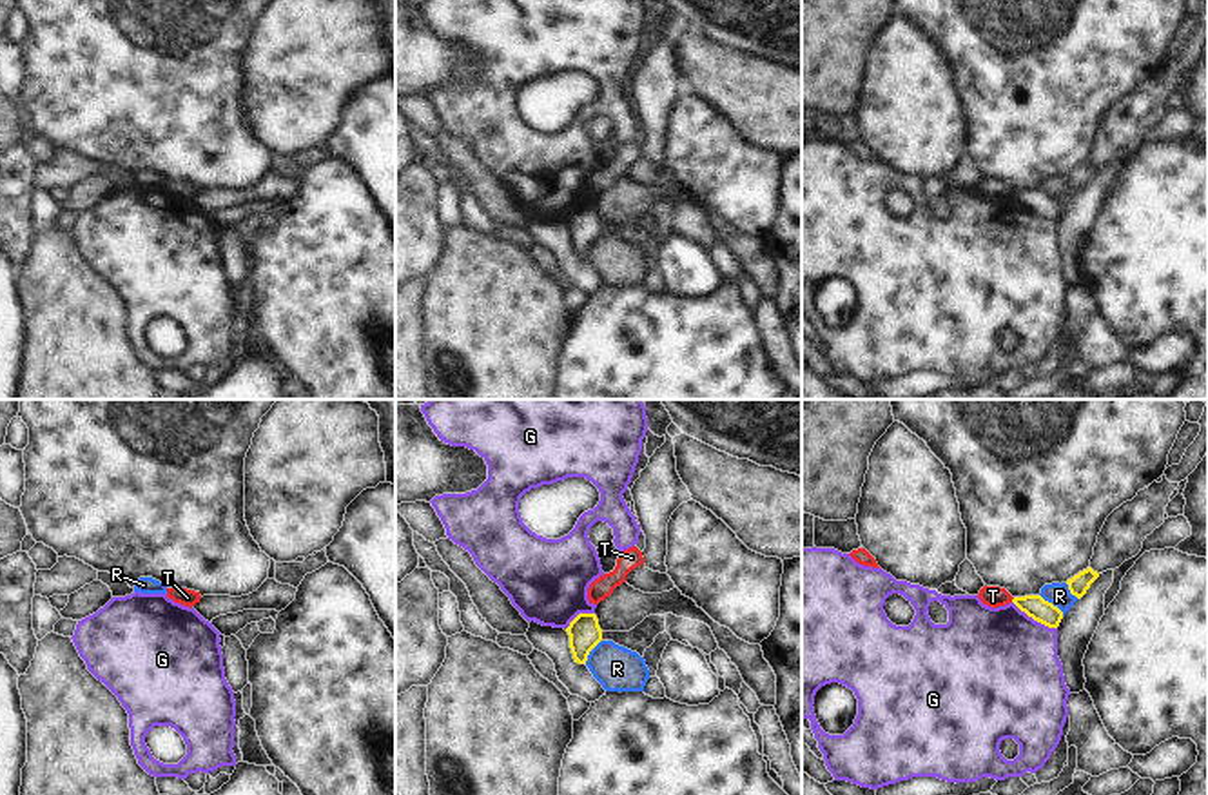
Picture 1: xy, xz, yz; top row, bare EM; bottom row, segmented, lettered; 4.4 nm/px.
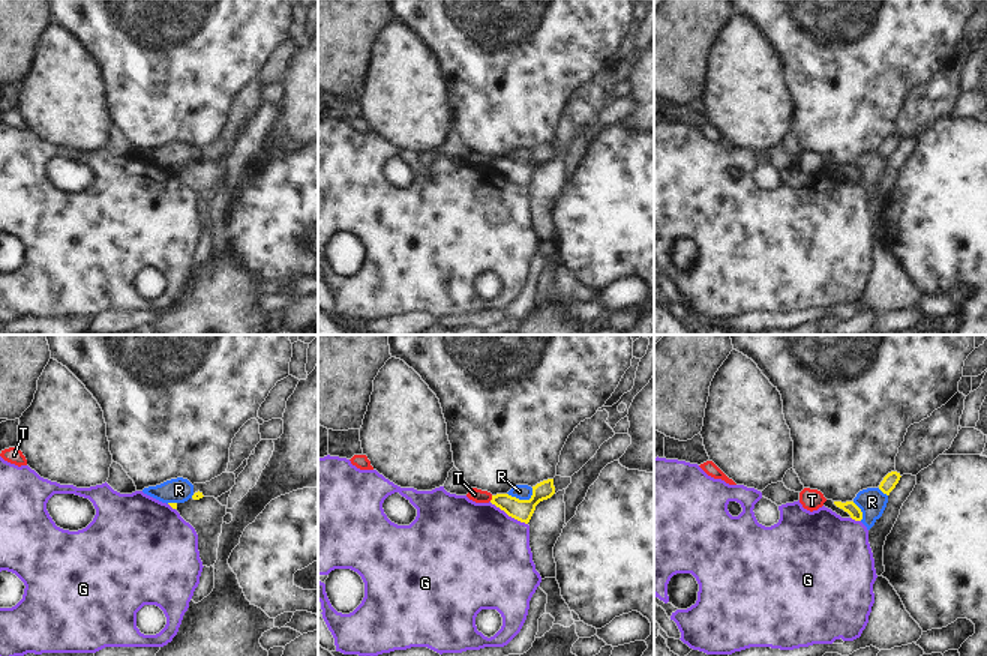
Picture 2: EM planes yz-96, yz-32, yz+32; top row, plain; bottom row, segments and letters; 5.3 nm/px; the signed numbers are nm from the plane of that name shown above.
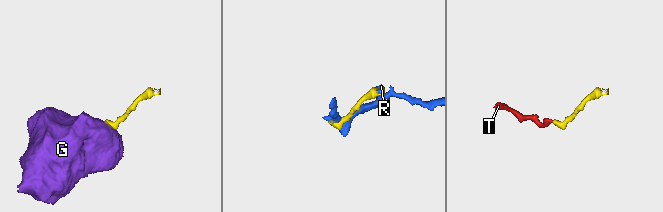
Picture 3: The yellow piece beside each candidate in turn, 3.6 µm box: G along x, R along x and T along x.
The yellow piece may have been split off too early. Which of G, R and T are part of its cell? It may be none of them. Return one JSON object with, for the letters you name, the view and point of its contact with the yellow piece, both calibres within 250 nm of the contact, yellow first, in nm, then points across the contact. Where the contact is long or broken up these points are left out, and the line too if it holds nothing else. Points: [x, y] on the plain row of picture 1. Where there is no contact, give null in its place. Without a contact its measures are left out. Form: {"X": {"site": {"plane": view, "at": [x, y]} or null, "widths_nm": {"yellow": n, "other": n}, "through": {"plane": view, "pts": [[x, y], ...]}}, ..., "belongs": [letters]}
{"belongs": []}

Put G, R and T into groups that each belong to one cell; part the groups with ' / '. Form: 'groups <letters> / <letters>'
groups G / R / T

